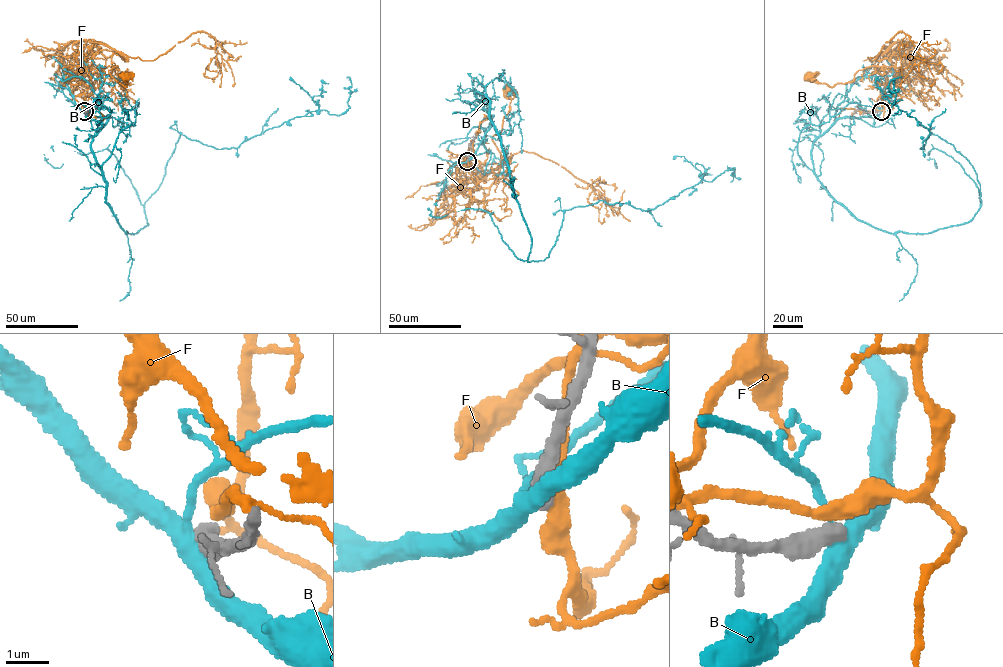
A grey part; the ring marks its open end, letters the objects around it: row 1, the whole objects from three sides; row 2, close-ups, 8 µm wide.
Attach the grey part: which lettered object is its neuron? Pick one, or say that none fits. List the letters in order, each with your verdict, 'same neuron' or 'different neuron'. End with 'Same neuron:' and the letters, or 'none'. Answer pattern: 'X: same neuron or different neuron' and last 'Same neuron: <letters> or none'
B: different neuron
F: different neuron
Same neuron: none

